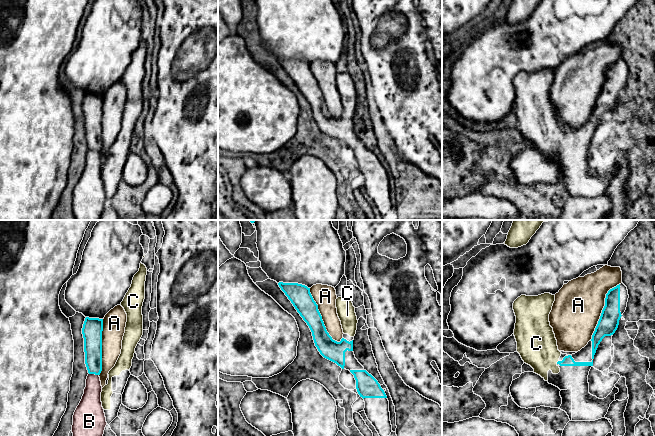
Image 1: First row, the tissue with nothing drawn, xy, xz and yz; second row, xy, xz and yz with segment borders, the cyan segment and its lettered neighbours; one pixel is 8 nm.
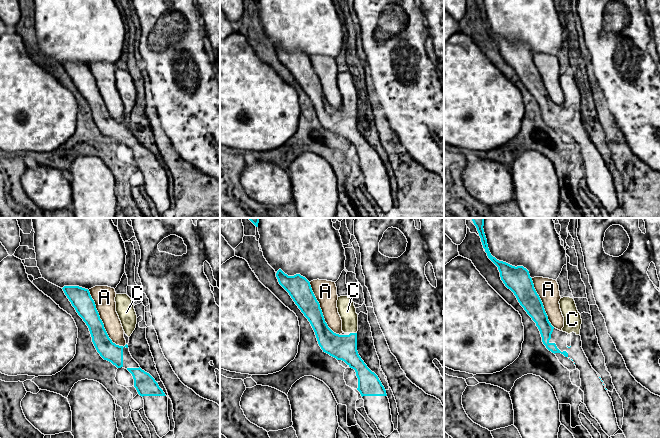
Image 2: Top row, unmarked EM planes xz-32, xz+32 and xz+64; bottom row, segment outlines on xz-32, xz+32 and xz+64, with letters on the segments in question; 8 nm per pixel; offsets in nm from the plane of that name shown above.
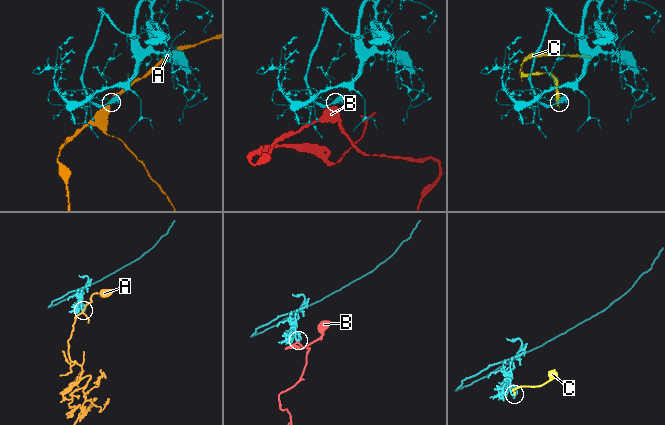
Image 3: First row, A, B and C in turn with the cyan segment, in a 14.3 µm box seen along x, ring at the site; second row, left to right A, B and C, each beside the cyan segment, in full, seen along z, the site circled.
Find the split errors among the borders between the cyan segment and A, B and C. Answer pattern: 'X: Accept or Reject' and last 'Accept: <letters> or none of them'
A: Reject
B: Reject
C: Accept
Accept: C

